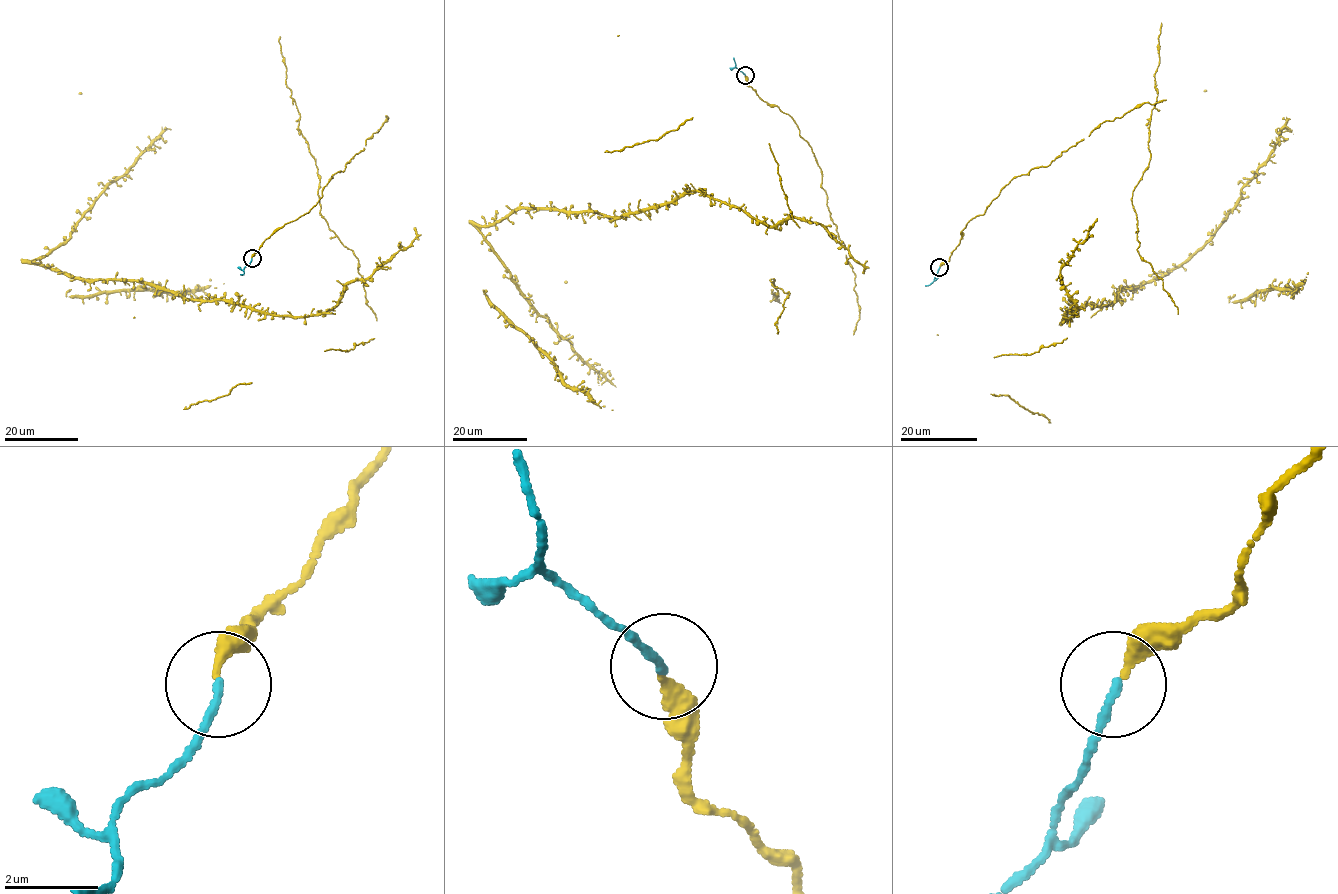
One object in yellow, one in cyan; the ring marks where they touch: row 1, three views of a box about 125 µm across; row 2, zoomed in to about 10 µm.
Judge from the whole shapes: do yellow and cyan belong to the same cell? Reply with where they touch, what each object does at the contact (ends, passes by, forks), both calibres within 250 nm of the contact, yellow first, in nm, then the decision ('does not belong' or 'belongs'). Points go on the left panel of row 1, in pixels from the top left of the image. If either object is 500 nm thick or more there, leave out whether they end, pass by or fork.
place (252, 258); yellow ends; cyan ends; calibres 280 and 170 nm; belongs

